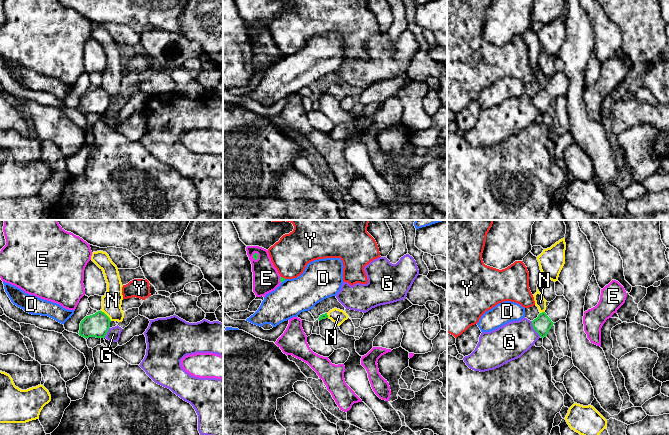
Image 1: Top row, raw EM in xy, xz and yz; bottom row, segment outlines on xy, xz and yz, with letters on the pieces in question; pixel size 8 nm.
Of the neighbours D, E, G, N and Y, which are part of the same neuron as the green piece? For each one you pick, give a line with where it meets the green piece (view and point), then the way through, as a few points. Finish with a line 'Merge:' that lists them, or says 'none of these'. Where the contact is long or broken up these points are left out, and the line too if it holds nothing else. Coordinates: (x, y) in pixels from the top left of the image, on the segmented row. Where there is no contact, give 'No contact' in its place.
Merge: none of these

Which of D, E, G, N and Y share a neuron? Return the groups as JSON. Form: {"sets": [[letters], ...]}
{"sets": [["D"], ["E"], ["G"], ["N"], ["Y"]]}

